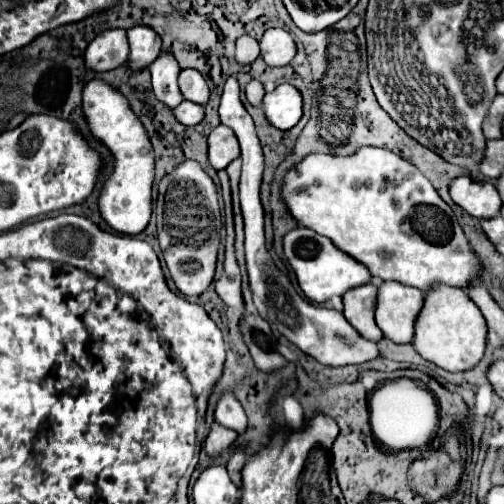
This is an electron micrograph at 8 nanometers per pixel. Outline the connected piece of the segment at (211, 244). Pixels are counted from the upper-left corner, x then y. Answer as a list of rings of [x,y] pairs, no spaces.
[[[183,161],[171,173],[167,173],[157,187],[157,201],[155,201],[155,219],[157,219],[157,239],[163,251],[163,259],[171,273],[171,279],[179,293],[183,295],[201,295],[215,275],[217,265],[217,245],[219,245],[219,227],[221,227],[221,213],[217,203],[217,189],[211,177],[201,169],[197,161]]]

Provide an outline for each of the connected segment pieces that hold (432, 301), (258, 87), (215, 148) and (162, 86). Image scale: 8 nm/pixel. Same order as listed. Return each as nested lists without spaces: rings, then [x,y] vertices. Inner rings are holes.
[[[437,283],[423,293],[423,307],[415,319],[413,345],[423,359],[439,365],[445,371],[467,371],[475,367],[485,353],[485,319],[481,319],[481,311],[477,311],[475,303],[463,289]]]
[[[249,81],[249,83],[245,85],[245,97],[247,97],[247,101],[249,101],[251,105],[257,105],[257,107],[259,107],[263,95],[265,95],[265,89],[263,89],[263,85],[261,85],[259,81]]]
[[[219,125],[209,135],[209,163],[215,171],[227,169],[227,165],[239,157],[237,139],[233,139],[233,131],[229,127]]]
[[[161,53],[155,63],[149,67],[153,75],[153,93],[155,97],[169,109],[175,109],[181,101],[183,95],[177,87],[177,75],[179,75],[179,65],[171,53]]]

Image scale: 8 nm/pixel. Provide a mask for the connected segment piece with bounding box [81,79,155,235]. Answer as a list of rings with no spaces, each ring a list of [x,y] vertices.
[[[99,79],[89,81],[83,89],[81,109],[89,133],[103,143],[113,157],[113,169],[99,193],[99,213],[113,231],[121,235],[137,235],[151,219],[151,191],[155,175],[153,147],[149,147],[149,139],[145,139],[145,129],[137,123],[137,115],[129,111],[129,103],[125,103],[125,99],[121,99],[121,95],[117,95],[117,91],[107,83],[101,83]]]

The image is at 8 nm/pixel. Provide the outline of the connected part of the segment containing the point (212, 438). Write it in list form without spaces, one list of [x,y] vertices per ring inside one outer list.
[[[213,421],[209,427],[209,435],[205,439],[205,451],[209,455],[219,455],[221,451],[229,449],[231,443],[235,443],[235,439],[237,439],[237,433],[233,429],[227,429],[217,421]]]

